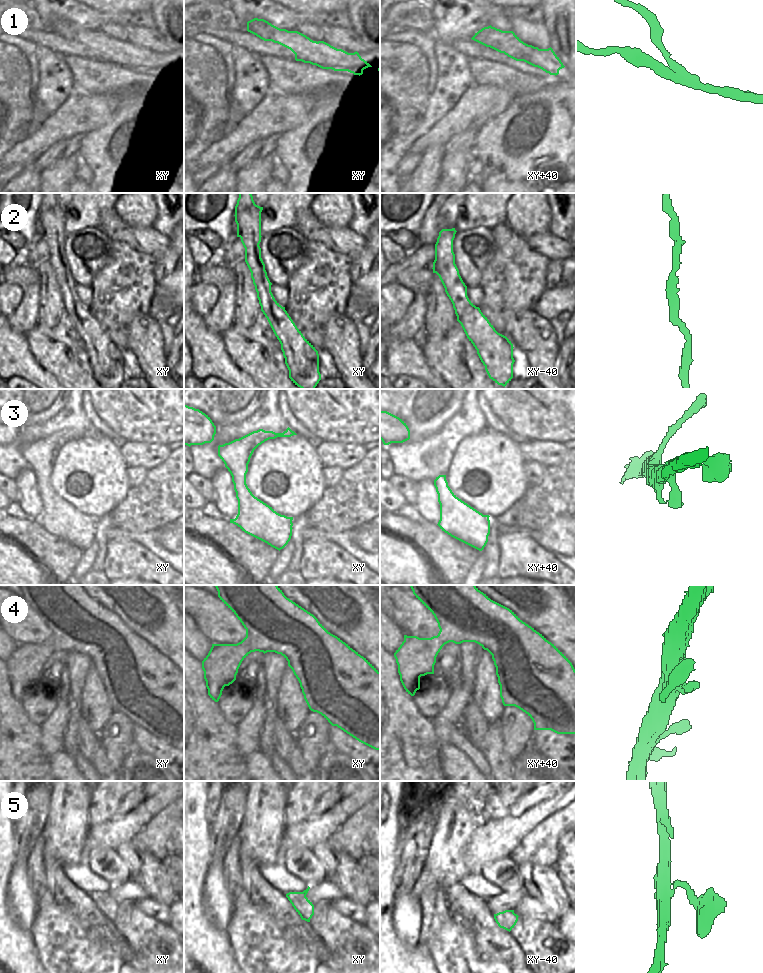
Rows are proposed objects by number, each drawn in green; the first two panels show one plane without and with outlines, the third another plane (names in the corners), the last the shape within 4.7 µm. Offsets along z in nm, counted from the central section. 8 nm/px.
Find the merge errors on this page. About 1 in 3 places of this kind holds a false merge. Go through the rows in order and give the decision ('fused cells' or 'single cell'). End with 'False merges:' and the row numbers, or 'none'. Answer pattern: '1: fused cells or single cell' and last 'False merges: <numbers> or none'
1: fused cells
2: single cell
3: single cell
4: single cell
5: single cell
False merges: 1

